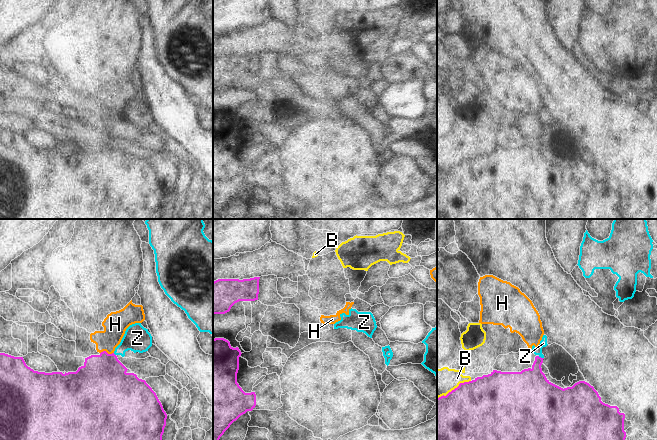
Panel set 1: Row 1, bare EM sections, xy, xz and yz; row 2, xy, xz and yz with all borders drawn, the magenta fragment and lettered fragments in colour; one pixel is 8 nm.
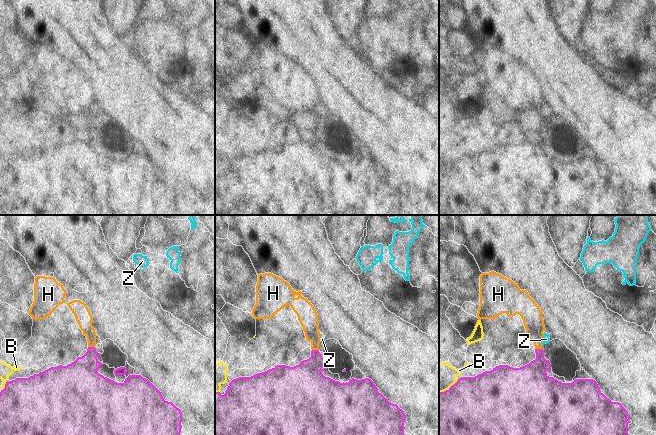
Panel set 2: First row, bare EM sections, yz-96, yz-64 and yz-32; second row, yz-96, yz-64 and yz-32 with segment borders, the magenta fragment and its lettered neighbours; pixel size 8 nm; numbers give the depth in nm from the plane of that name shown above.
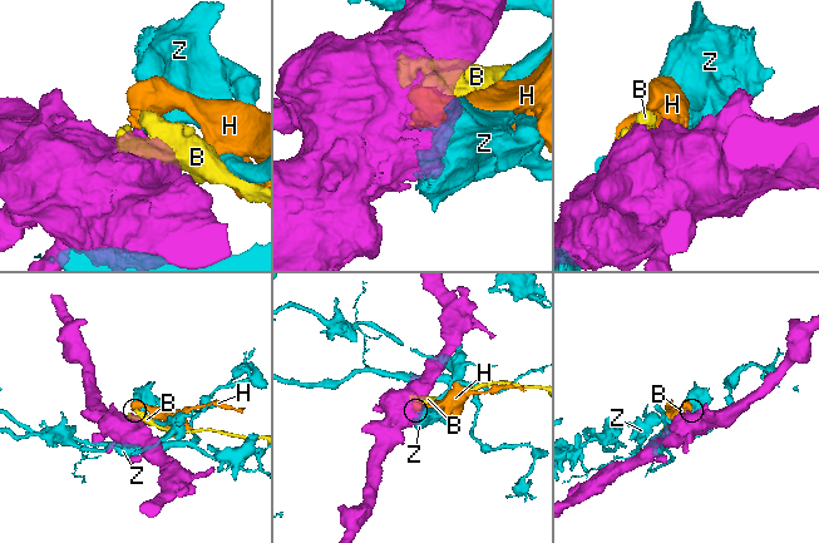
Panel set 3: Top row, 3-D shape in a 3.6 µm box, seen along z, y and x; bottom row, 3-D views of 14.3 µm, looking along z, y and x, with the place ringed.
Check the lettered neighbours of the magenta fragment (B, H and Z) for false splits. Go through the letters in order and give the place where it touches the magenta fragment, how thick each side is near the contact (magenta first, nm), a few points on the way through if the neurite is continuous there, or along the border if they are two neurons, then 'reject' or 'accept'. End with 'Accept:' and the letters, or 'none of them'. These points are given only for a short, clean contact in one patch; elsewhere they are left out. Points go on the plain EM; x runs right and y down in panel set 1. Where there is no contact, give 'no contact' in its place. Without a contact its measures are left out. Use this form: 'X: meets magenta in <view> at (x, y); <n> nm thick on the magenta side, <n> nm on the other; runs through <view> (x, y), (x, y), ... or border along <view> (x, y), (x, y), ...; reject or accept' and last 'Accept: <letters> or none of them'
B: meets magenta in yz at (454, 165); 500 nm thick on the magenta side, 220 nm on the other; reject
H: meets magenta in xy at (106, 128); 400 nm thick on the magenta side, 190 nm on the other; border along xy (113, 128), (107, 129), (102, 127), (100, 129); reject
Z: meets magenta in yz at (540, 133); 280 nm thick on the magenta side, 60 nm on the other; reject
Accept: none of them

